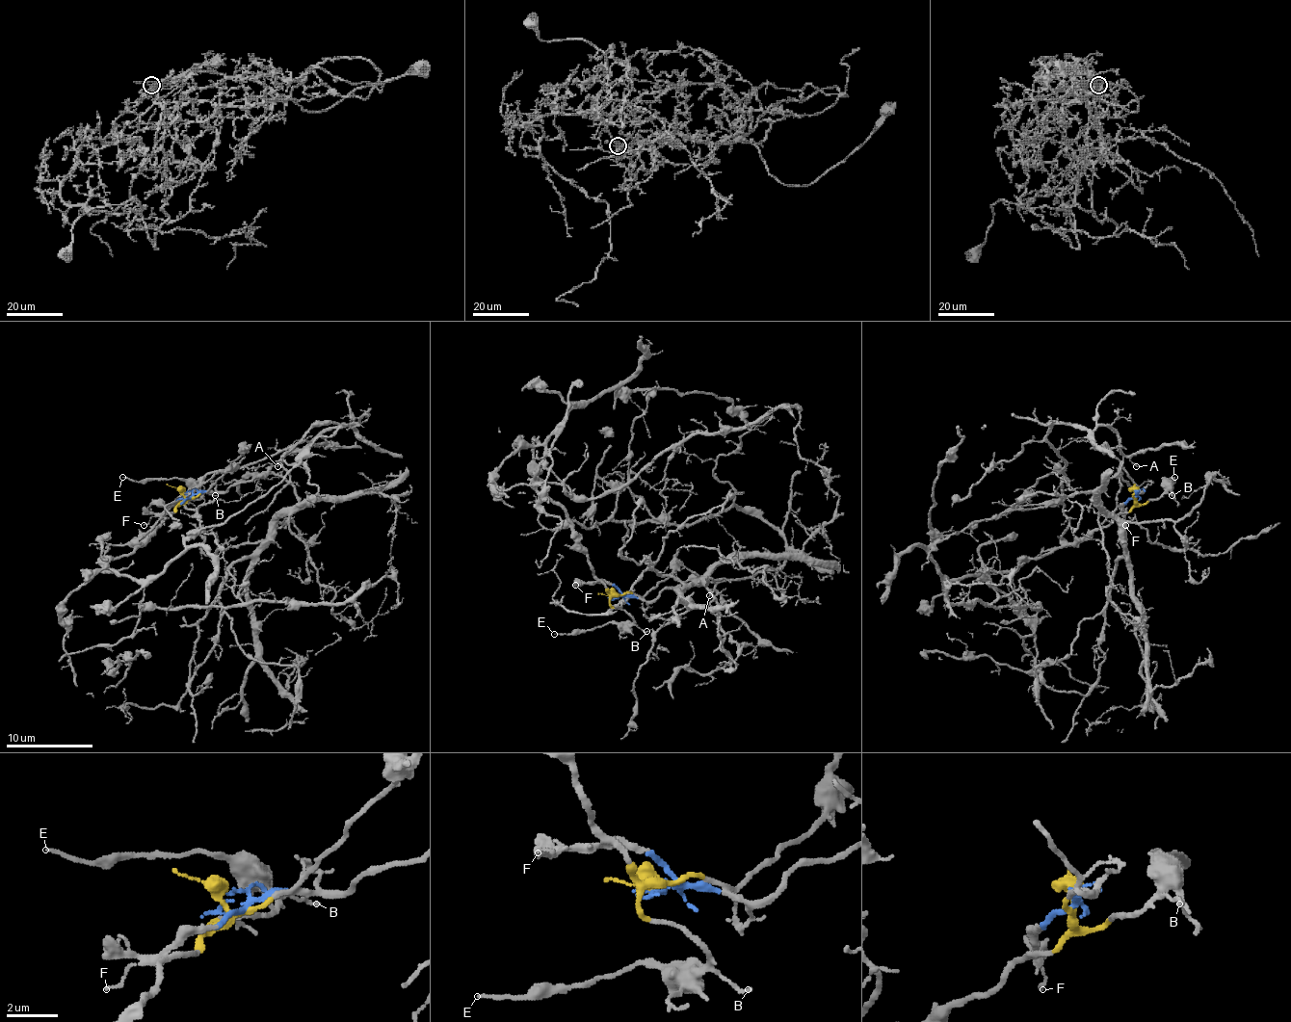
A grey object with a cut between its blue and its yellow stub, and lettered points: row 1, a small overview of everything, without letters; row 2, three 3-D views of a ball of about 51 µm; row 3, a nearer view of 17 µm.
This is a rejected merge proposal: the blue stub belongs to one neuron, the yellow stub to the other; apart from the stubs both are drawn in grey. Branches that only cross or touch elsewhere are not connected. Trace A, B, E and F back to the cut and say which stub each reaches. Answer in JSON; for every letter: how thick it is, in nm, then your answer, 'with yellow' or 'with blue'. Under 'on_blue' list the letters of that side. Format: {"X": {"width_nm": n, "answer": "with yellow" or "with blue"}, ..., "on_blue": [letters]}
{"A": {"width_nm": 120, "answer": "with blue"}, "B": {"width_nm": 120, "answer": "with yellow"}, "E": {"width_nm": 130, "answer": "with yellow"}, "F": {"width_nm": 110, "answer": "with blue"}, "on_blue": ["A", "F"]}

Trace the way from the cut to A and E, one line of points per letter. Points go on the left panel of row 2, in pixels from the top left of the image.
A: (181, 490), (223, 490), (262, 475), (283, 458), (276, 466)
E: (181, 490), (183, 499), (179, 504), (198, 499), (198, 493), (176, 478), (138, 482), (122, 478)

